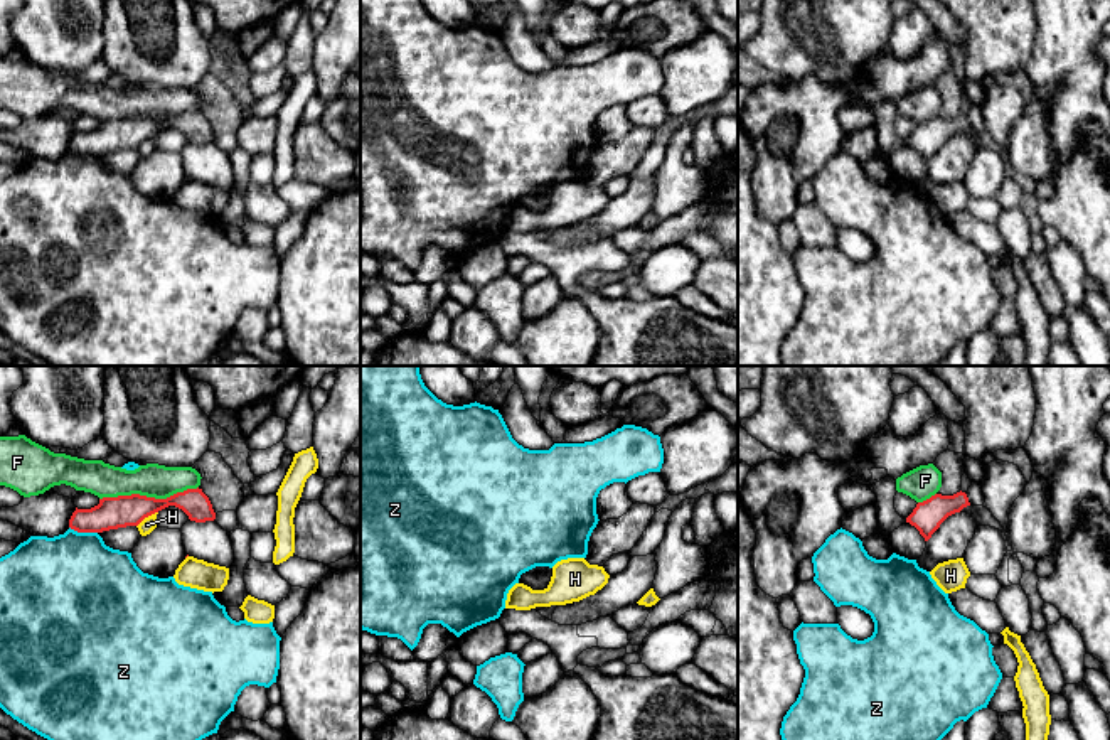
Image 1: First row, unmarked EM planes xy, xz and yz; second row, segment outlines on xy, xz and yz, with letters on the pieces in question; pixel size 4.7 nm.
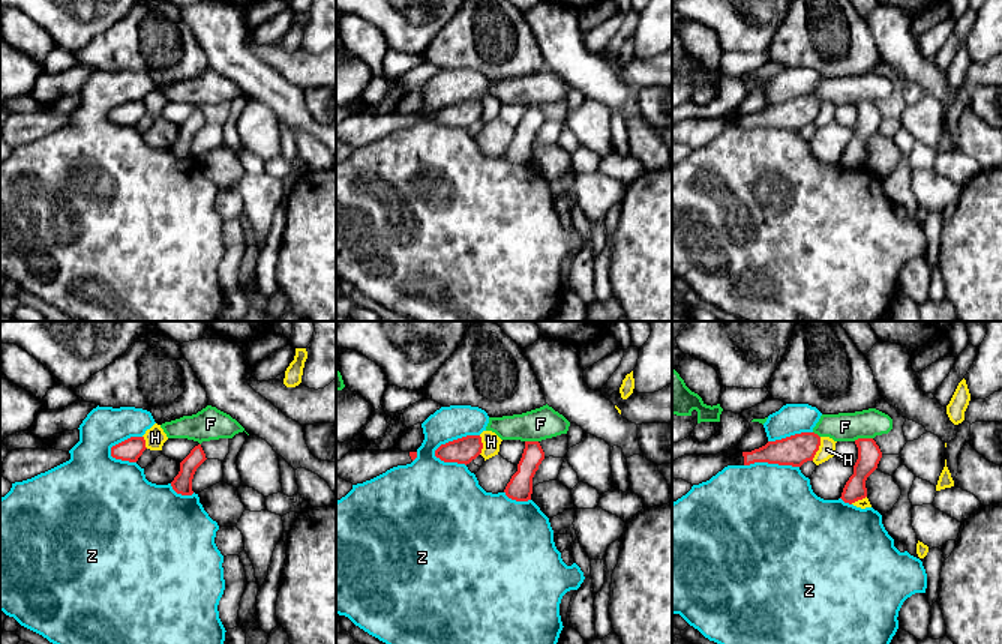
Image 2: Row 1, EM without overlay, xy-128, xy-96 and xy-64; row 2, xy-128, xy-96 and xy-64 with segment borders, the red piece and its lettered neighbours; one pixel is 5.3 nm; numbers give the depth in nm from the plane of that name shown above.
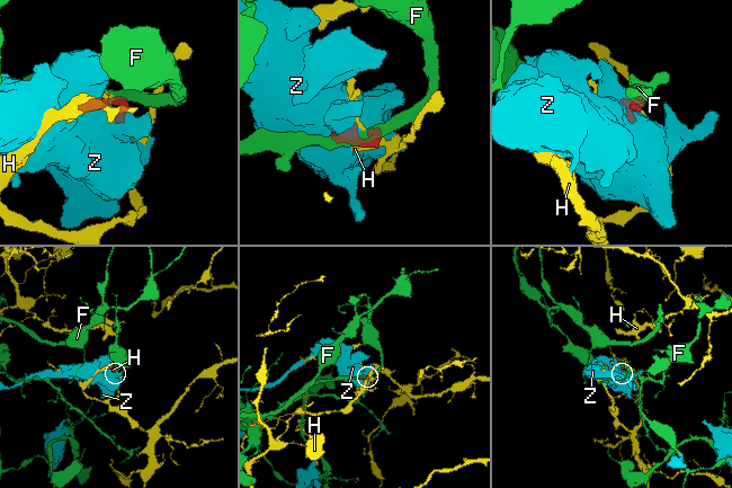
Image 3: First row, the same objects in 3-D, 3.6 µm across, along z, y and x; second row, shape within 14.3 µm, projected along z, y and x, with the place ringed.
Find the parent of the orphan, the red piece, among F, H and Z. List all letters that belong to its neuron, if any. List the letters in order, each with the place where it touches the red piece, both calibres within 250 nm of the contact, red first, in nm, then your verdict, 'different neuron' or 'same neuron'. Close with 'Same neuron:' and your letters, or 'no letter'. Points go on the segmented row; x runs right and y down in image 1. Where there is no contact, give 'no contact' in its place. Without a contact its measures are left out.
F: xy (149, 498) | 160/160 nm | different neuron
H: xy (147, 516) | 160/70 nm | same neuron
Z: xy (83, 531) | 160/480 nm | different neuron
Same neuron: H

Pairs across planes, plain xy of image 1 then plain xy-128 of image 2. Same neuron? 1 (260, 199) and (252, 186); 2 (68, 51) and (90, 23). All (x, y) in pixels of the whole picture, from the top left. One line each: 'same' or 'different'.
1: same
2: same

